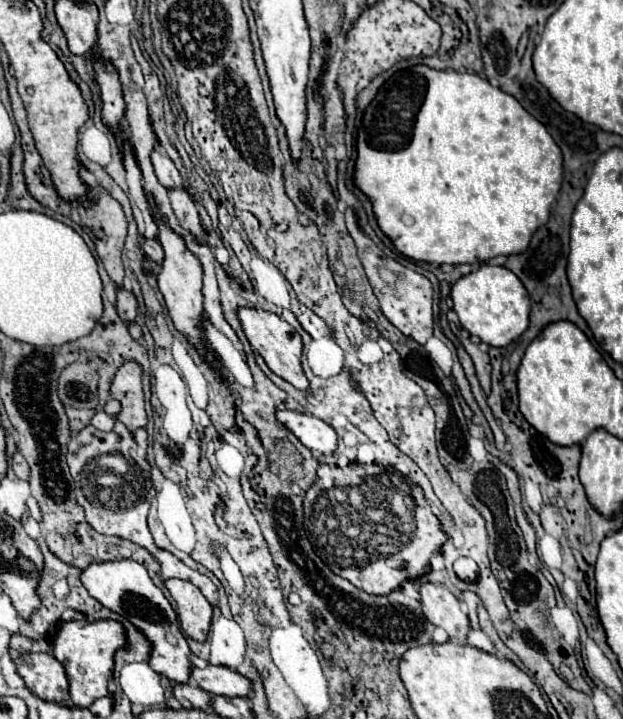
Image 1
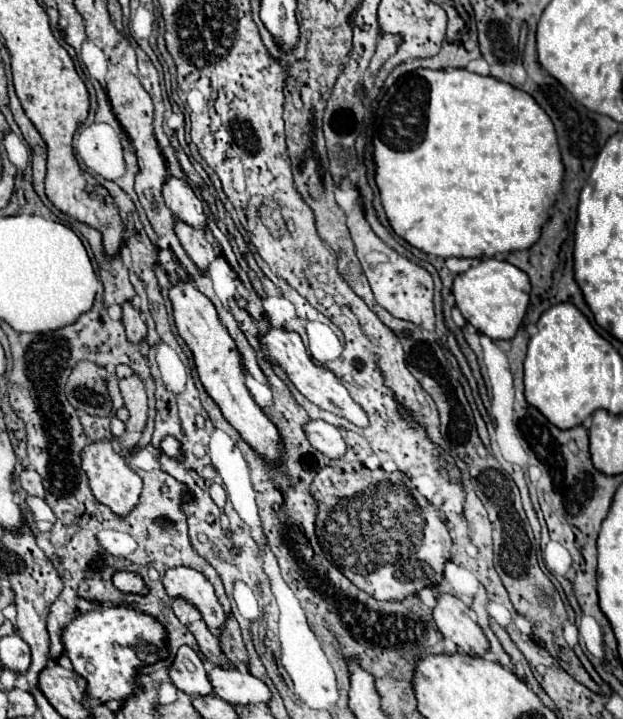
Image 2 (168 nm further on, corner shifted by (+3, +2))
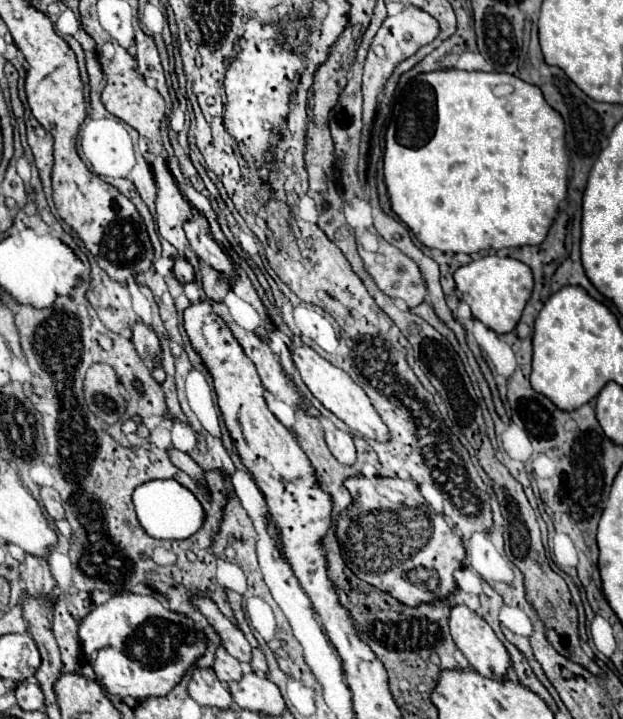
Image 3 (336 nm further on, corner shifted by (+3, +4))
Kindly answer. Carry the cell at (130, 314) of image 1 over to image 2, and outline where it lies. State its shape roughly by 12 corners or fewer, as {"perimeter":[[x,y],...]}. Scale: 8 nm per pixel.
{"perimeter":[[129,301],[123,303],[123,327],[131,343],[147,335],[145,321]]}

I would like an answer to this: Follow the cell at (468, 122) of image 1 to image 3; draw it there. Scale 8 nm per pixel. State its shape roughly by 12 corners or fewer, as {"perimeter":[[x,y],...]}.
{"perimeter":[[509,73],[397,95],[383,173],[431,249],[539,245],[563,117]]}

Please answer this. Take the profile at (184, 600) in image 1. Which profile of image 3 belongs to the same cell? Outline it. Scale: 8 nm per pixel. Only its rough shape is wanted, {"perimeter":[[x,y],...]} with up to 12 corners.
{"perimeter":[[223,647],[217,649],[213,671],[221,683],[243,677],[241,663]]}

